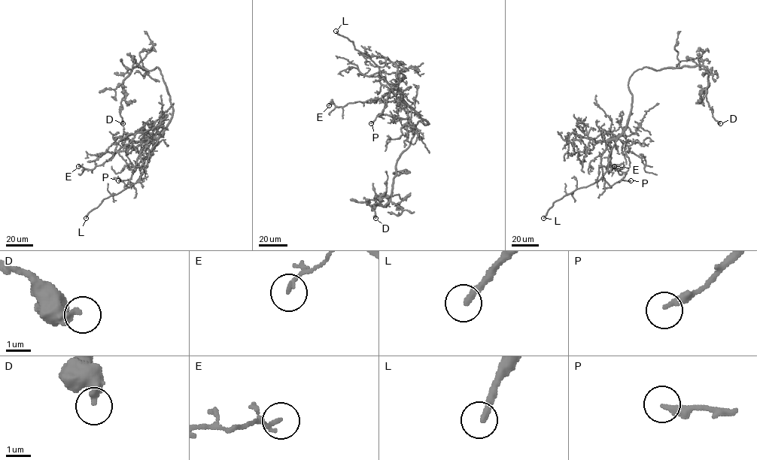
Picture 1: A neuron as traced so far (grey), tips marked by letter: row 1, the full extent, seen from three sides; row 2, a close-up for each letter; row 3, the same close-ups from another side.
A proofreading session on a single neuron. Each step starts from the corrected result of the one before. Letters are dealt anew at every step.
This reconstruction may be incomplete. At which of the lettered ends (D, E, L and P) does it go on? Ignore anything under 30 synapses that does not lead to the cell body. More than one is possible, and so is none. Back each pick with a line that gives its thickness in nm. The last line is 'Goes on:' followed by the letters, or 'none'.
L: 280 nm
Goes on: L

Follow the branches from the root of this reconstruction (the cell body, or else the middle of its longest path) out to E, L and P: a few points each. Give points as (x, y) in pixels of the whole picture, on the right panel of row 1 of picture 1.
E: (632, 103), (627, 126), (611, 139), (610, 147), (607, 144), (615, 169), (609, 167), (614, 166)
L: (632, 103), (627, 126), (612, 149), (608, 168), (603, 176), (593, 183), (578, 188), (556, 201), (543, 218)
P: (632, 103), (627, 126), (618, 137), (606, 143), (601, 157), (606, 188), (621, 180), (630, 180)

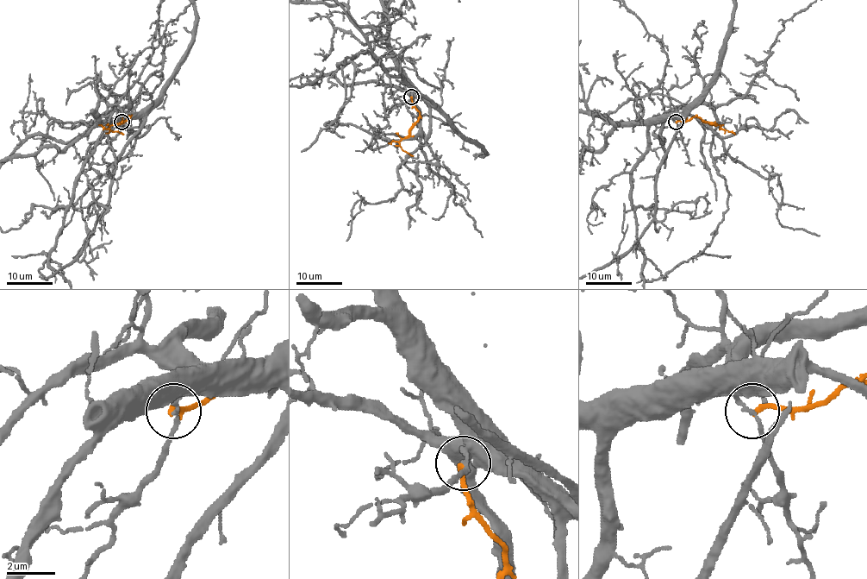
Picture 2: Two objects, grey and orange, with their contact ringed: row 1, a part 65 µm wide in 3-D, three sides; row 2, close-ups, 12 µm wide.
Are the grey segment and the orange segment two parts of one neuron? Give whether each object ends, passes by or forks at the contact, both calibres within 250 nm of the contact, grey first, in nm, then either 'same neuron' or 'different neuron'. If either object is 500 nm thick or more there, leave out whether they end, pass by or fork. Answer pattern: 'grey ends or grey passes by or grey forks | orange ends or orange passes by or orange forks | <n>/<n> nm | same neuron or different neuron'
grey passes by | orange ends | 160/200 nm | different neuron

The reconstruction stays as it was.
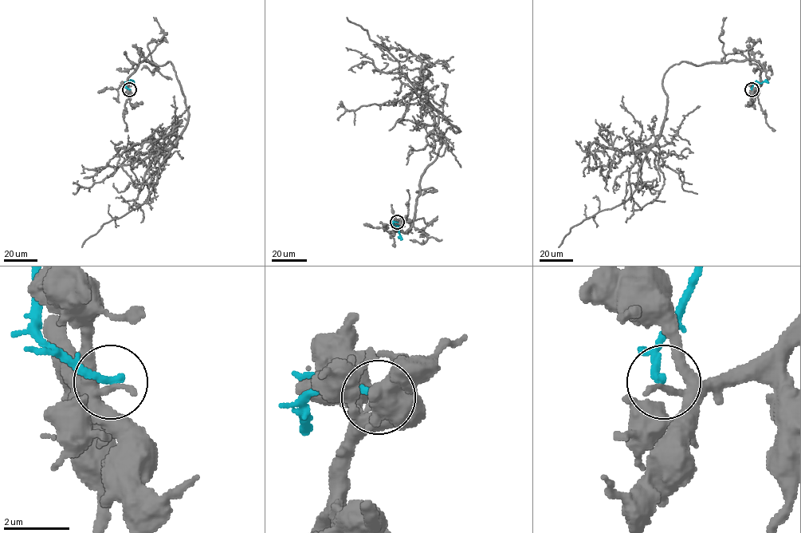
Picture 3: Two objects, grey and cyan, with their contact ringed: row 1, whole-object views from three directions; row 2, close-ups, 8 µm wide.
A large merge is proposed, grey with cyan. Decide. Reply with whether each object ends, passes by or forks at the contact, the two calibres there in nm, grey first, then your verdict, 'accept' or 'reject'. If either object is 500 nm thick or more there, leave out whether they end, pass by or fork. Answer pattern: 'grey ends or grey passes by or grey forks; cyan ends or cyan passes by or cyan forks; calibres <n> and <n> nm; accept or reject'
grey ends; cyan ends; calibres 220 and 240 nm; reject

